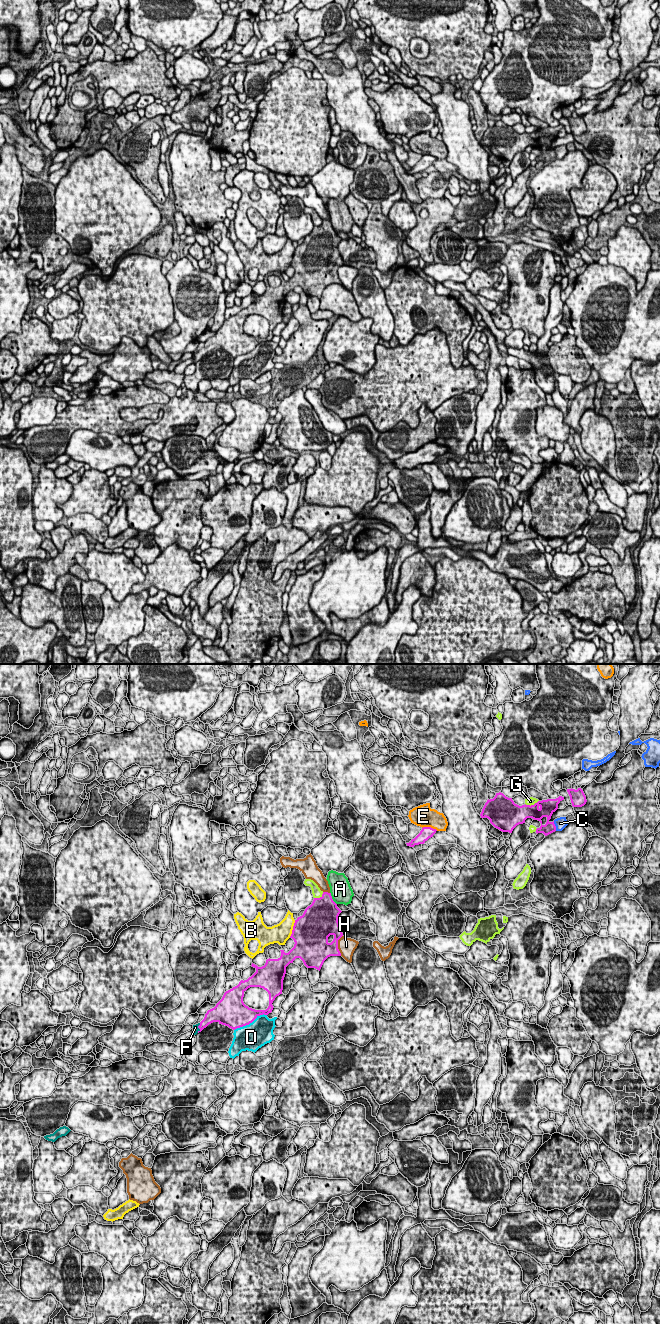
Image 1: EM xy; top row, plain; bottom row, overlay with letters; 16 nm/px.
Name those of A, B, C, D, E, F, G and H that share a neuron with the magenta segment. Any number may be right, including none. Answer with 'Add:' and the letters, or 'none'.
Add: F

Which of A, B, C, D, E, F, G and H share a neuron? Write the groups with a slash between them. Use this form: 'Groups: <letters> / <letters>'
Groups: A / B / C / D / E / F / G H

